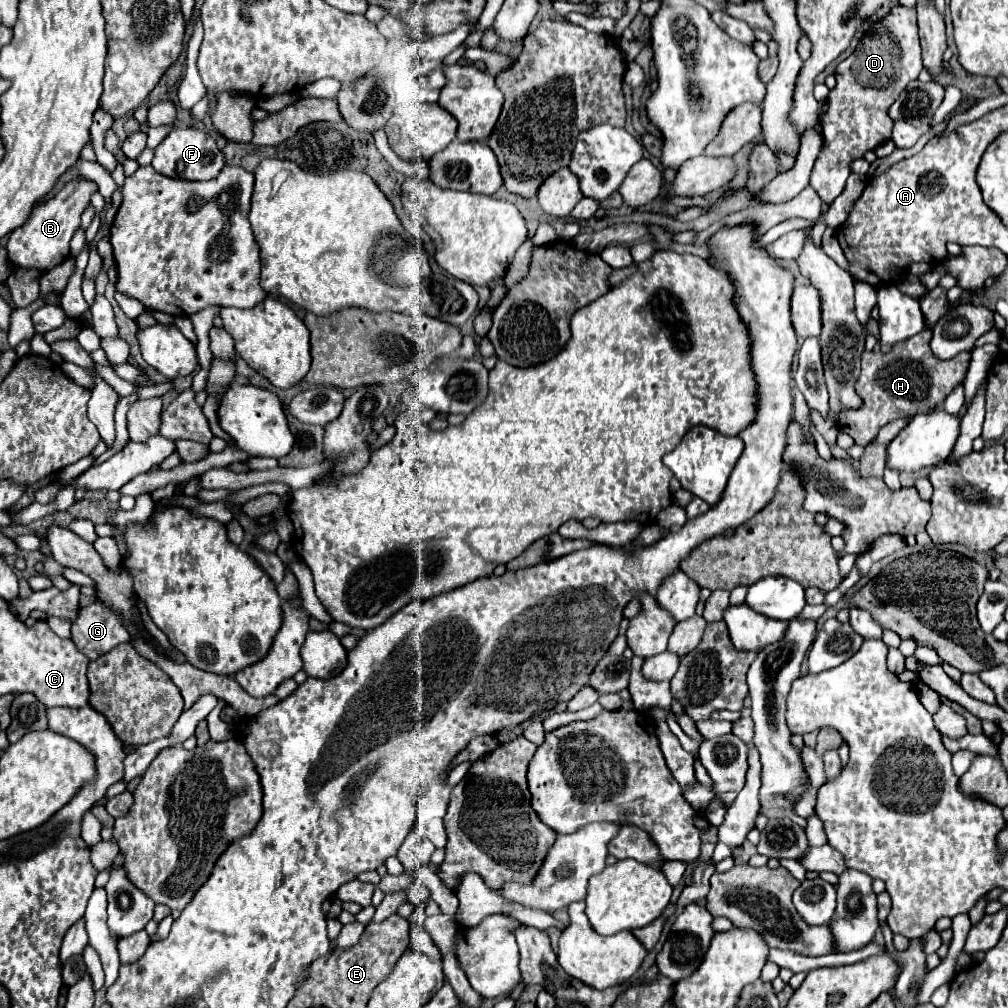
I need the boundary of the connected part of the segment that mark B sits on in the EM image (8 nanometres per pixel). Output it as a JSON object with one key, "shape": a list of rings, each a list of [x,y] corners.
{"shape":[[[85,178],[73,180],[57,196],[49,198],[43,206],[35,206],[27,224],[11,232],[7,240],[9,260],[17,268],[35,268],[35,270],[53,270],[69,256],[69,240],[79,228],[81,212],[91,200],[91,194],[97,190],[97,184]]]}

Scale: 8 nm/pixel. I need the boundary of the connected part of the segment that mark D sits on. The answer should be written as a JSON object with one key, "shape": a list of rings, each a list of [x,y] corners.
{"shape":[[[903,4],[893,6],[887,16],[883,16],[879,22],[875,22],[863,34],[863,38],[857,44],[857,48],[853,50],[853,54],[847,60],[837,64],[837,72],[835,72],[837,86],[829,92],[829,98],[827,98],[829,108],[821,116],[825,148],[821,150],[819,158],[815,160],[815,166],[813,166],[813,172],[811,172],[811,186],[821,196],[823,202],[831,204],[845,190],[851,160],[861,158],[867,150],[875,150],[879,144],[889,140],[893,120],[887,116],[887,108],[897,100],[899,92],[903,92],[903,88],[907,88],[907,84],[919,76],[921,70],[923,70],[923,62],[921,62],[917,12],[915,12],[915,6],[907,8]]]}

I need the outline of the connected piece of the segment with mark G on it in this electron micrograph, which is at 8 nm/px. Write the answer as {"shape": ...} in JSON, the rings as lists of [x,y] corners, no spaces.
{"shape":[[[93,602],[79,608],[79,616],[71,626],[71,640],[89,660],[95,660],[115,644],[131,640],[131,636],[115,612]]]}

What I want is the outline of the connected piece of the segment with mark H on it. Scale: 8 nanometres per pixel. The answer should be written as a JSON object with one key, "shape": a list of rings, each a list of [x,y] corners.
{"shape":[[[923,330],[911,340],[899,342],[891,348],[891,352],[863,352],[861,358],[861,374],[855,382],[855,392],[861,396],[863,404],[857,410],[843,410],[837,416],[837,428],[847,432],[855,444],[867,446],[879,434],[879,428],[889,424],[891,420],[903,416],[915,416],[923,412],[931,412],[943,404],[945,396],[963,382],[969,368],[969,352],[957,354],[951,360],[937,358],[929,348],[931,332]]]}

